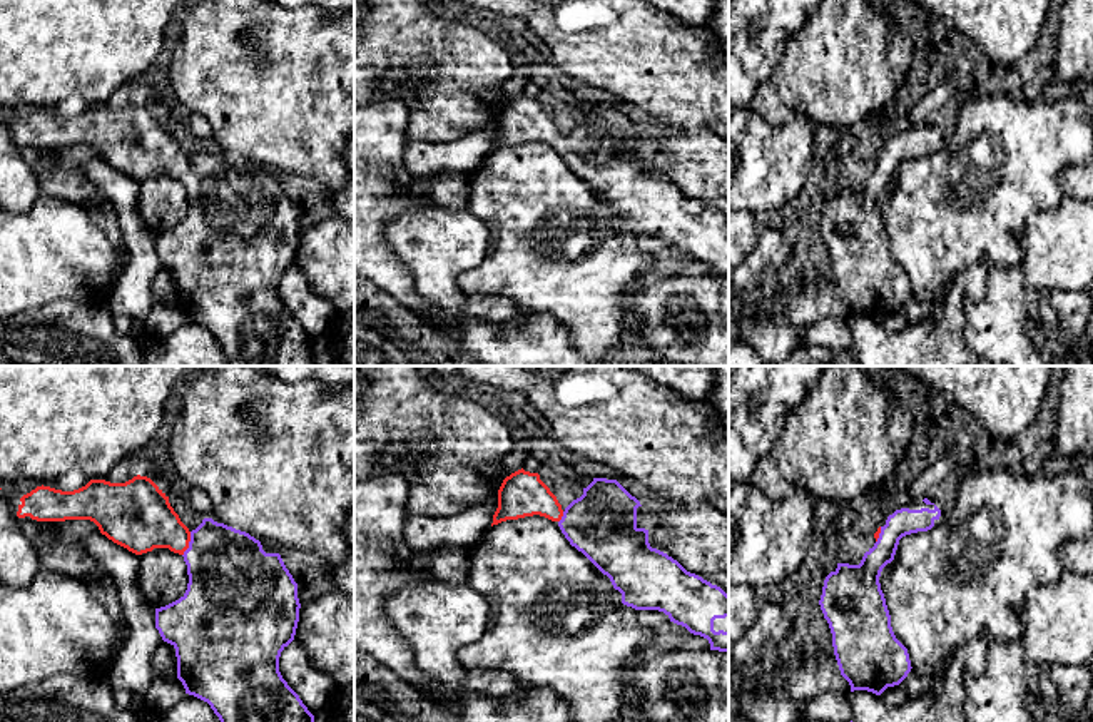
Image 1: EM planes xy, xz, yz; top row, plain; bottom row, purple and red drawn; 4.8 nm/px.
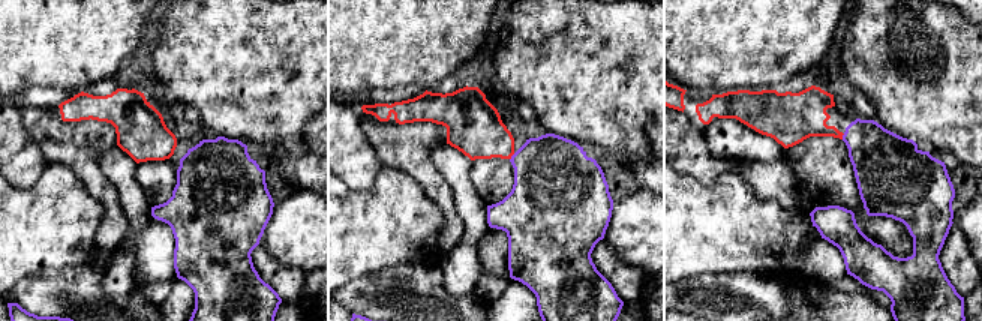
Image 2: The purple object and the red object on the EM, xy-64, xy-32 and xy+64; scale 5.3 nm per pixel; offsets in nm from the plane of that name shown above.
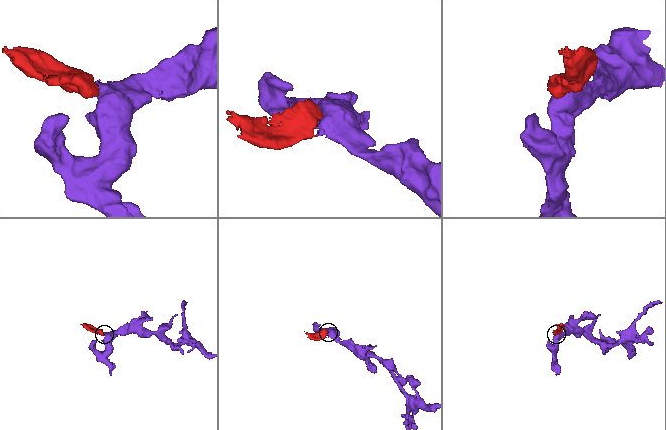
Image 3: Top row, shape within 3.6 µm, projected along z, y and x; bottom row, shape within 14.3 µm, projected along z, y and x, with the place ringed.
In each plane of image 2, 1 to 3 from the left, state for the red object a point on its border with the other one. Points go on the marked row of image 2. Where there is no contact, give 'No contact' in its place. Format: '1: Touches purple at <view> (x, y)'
1: No contact
2: Touches purple at xy-32 (511, 156)
3: Touches purple at xy+64 (843, 137)

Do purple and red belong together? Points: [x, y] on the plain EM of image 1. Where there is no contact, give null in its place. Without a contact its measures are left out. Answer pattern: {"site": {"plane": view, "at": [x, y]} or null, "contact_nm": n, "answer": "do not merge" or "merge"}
{"site": {"plane": "xy", "at": [189, 169]}, "contact_nm": 130, "answer": "merge"}

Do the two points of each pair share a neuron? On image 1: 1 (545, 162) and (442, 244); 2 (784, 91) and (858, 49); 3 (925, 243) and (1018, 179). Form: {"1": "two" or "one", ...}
{"1": "two", "2": "one", "3": "one"}

